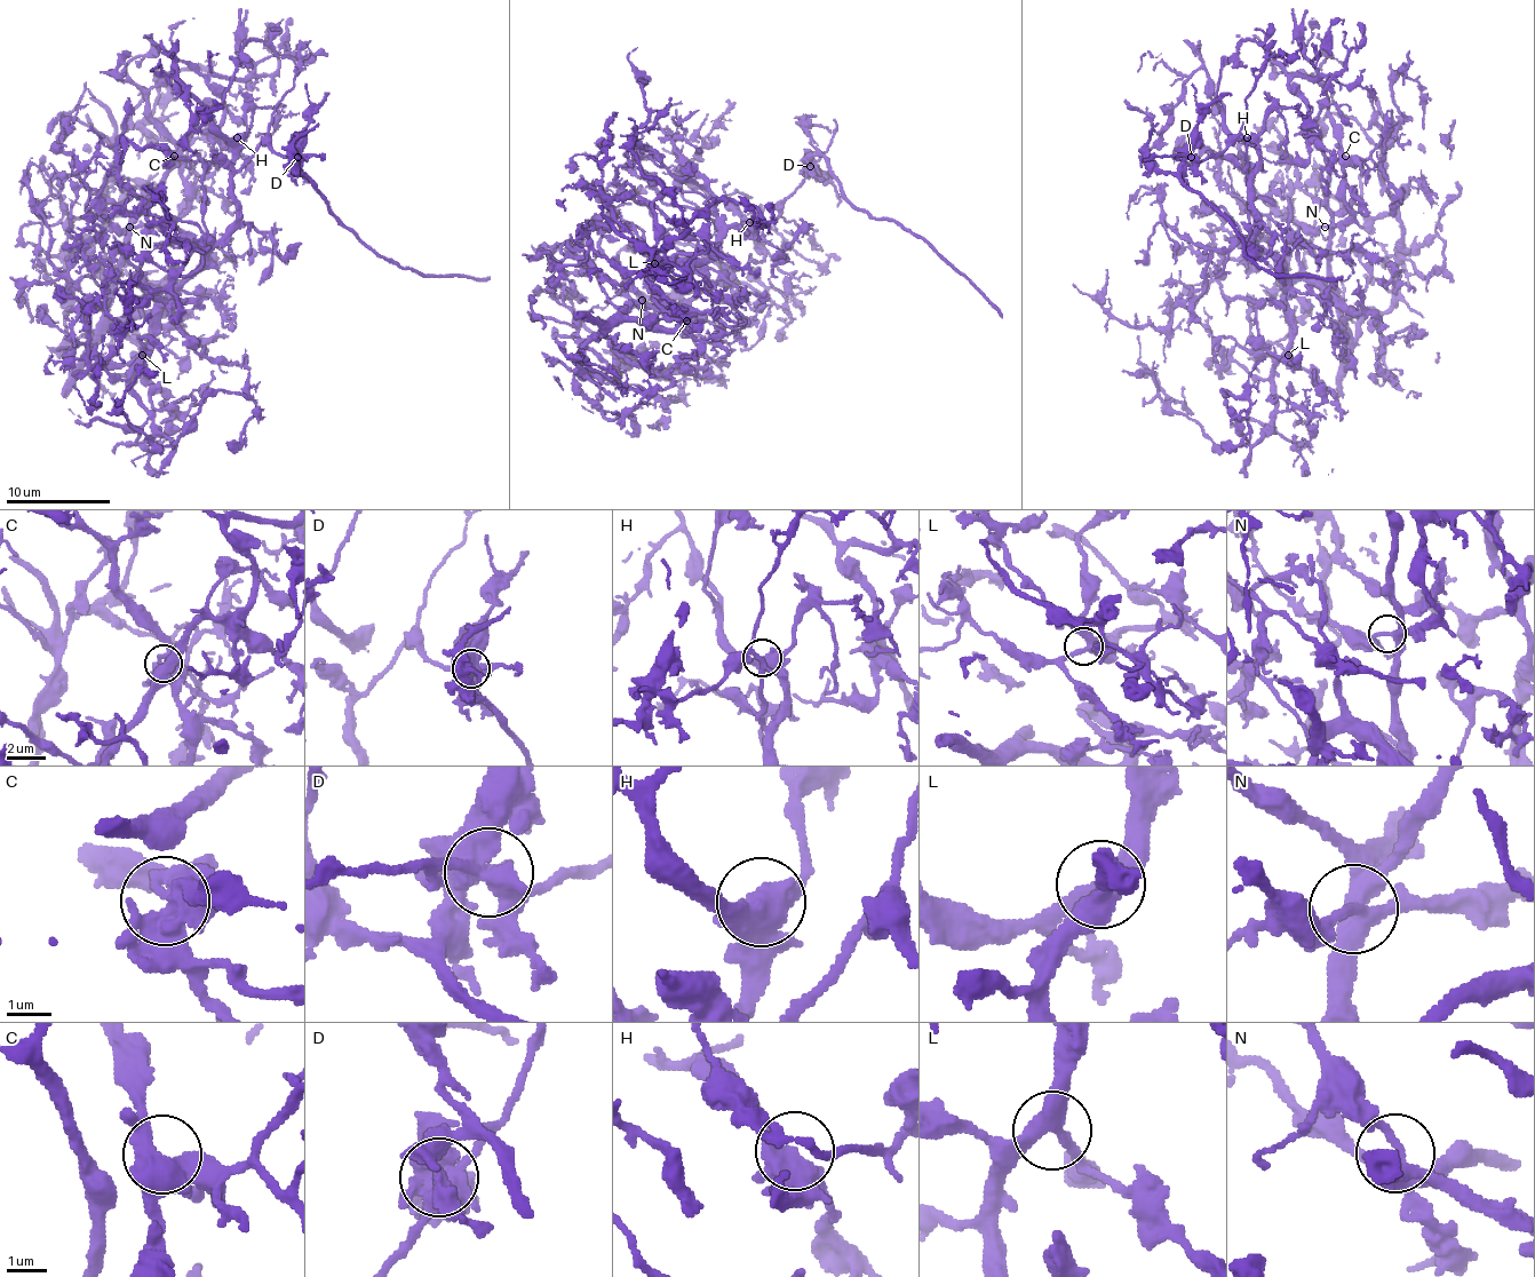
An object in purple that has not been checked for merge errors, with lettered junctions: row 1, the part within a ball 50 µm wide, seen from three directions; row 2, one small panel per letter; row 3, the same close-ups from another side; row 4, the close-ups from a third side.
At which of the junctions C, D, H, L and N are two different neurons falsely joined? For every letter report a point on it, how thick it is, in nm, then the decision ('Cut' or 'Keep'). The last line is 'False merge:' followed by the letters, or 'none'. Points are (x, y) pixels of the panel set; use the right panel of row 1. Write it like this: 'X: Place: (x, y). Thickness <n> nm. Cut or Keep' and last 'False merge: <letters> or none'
C: Place: (1345, 156). Thickness 480 nm. Keep
D: Place: (1191, 157). Thickness 600 nm. Cut
H: Place: (1247, 137). Thickness 440 nm. Keep
L: Place: (1288, 355). Thickness 380 nm. Keep
N: Place: (1325, 227). Thickness 260 nm. Keep
False merge: D

